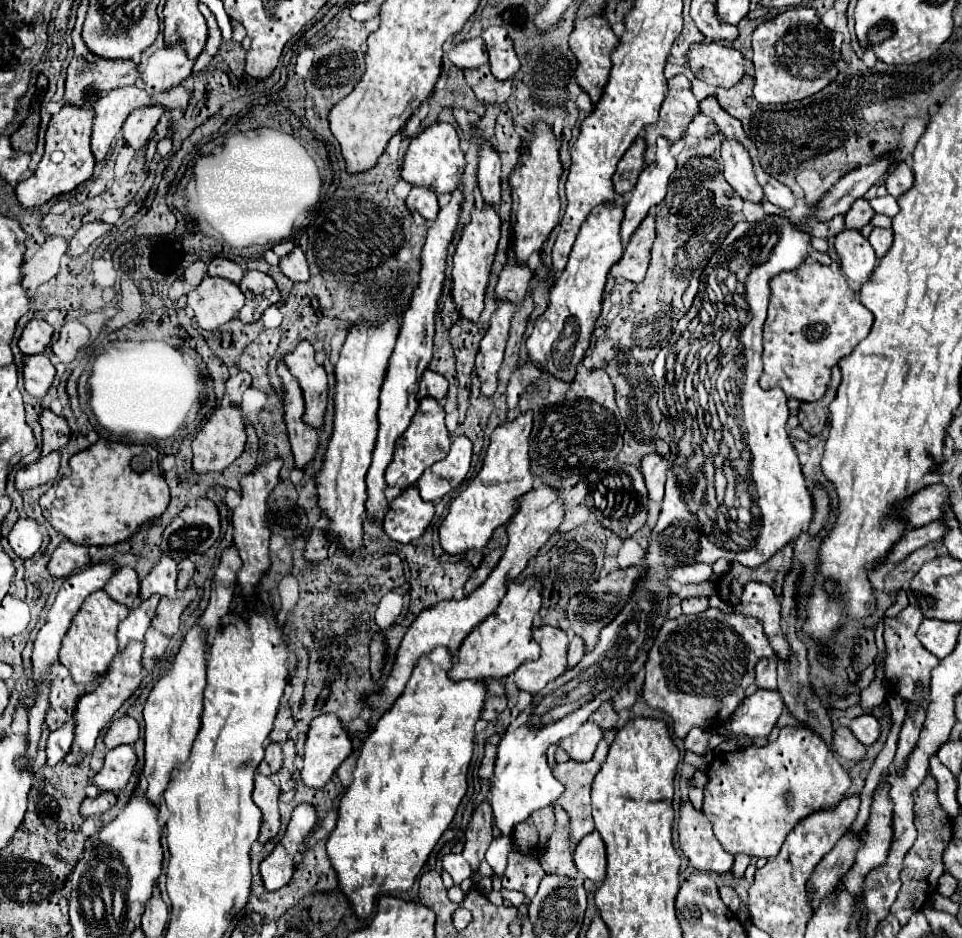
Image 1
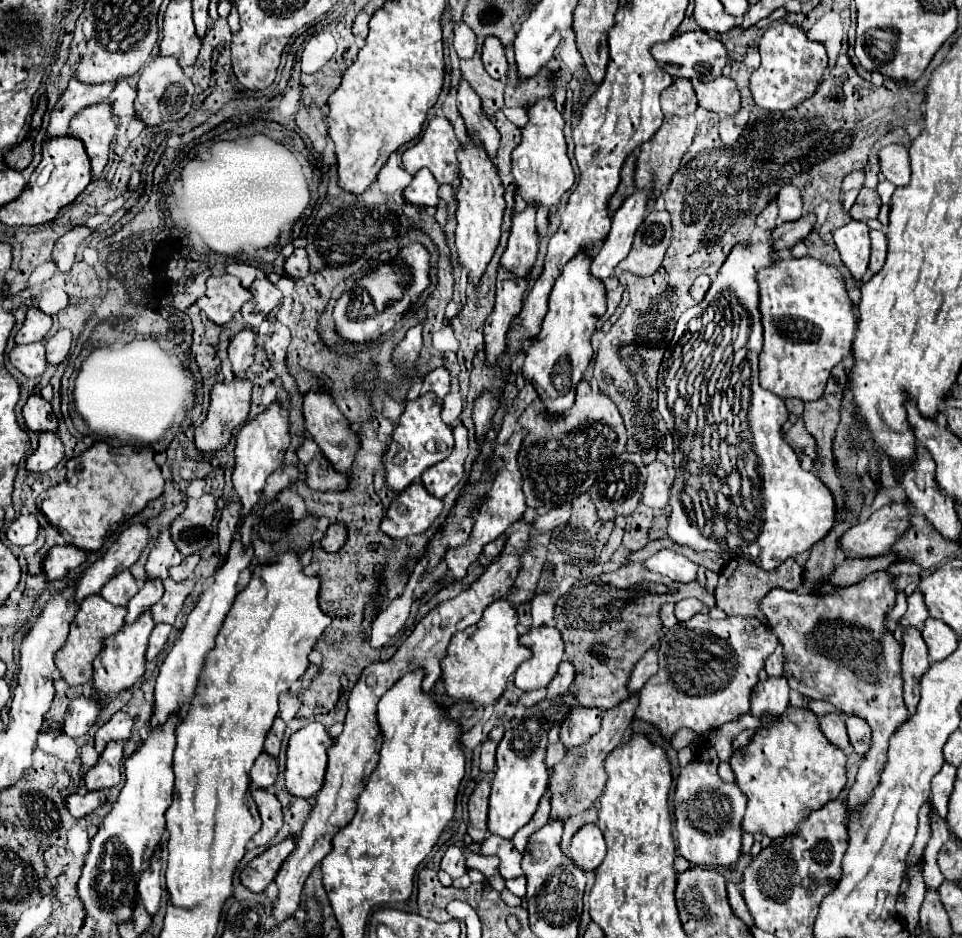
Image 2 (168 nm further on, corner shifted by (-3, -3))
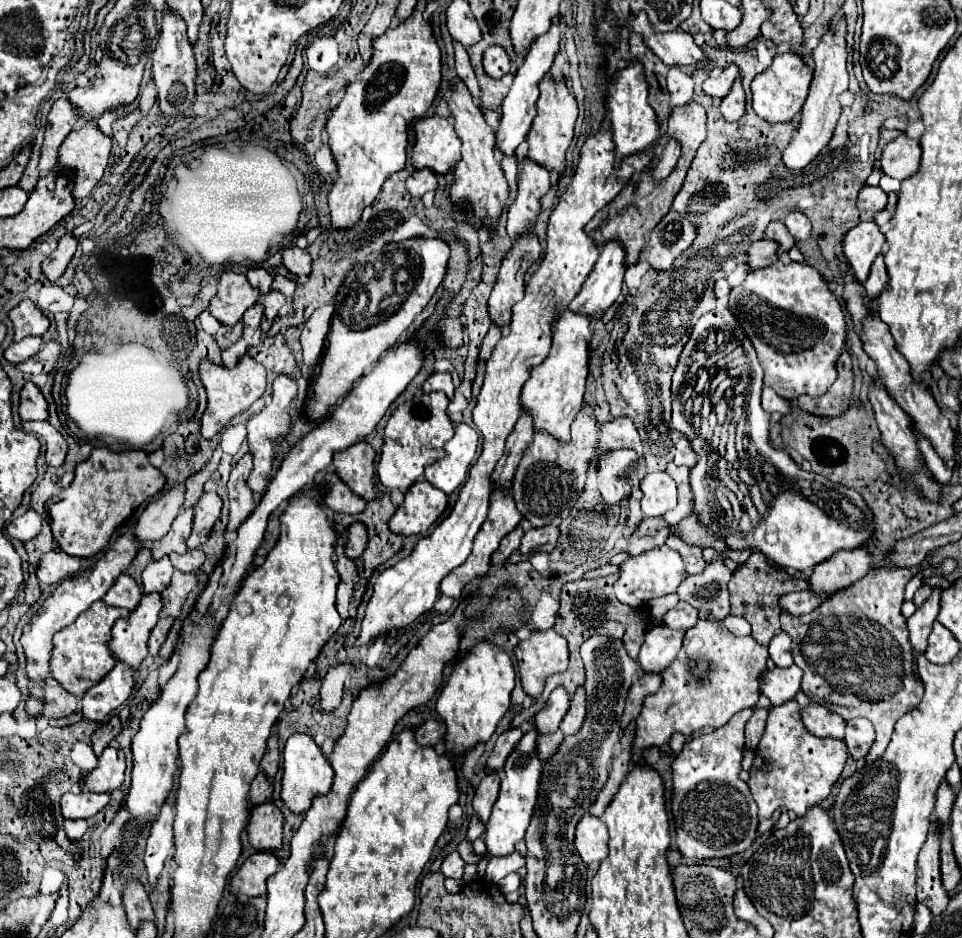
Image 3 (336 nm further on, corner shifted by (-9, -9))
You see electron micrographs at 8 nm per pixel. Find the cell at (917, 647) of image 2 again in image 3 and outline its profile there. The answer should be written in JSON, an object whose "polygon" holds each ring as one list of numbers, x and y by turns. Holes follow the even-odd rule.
{"polygon":[[934,589,932,597,920,609,916,609,916,613,908,619,910,645,912,645,912,655,914,655,914,677,918,677,916,657,926,653,926,647,928,647,928,635,932,633,932,625,938,615,938,601,940,601,940,589]]}

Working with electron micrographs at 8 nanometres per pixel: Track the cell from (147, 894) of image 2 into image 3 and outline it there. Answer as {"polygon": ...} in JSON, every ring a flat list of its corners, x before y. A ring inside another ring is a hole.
{"polygon":[[170,793,168,805,164,805,164,809,160,811,158,821,150,827,150,837,148,837,148,847,144,853,144,863,146,863,146,873,148,873,148,885,150,891,156,887,158,875,164,867,166,857,170,855,172,847,174,847,174,831,172,831,172,823,174,823,174,797,176,793]]}

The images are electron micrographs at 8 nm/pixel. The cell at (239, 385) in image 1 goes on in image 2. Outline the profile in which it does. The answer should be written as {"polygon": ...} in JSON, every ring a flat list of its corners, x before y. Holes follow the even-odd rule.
{"polygon":[[242,327,232,339,228,347,228,355,232,361,232,371,236,375,242,375,254,361,254,351,256,351,256,335,252,327]]}

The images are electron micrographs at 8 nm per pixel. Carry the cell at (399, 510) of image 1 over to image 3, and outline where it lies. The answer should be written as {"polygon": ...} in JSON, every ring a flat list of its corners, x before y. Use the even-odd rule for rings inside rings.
{"polygon":[[418,481,408,489,404,503,388,521,390,531,398,535,424,533,444,513,446,505,448,497,440,489,432,487,428,481]]}

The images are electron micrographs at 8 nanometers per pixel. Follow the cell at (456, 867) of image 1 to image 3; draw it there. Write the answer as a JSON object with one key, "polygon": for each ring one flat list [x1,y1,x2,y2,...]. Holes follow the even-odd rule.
{"polygon":[[452,851,444,863,442,863,442,873,444,877,452,877,452,879,460,879,462,877,462,871,464,871,464,861,460,857,458,851]]}

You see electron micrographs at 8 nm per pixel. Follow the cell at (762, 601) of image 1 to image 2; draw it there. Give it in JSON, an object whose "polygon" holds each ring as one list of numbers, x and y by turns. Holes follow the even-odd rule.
{"polygon":[[876,571,856,585,828,591,824,597,816,593,794,593,786,589,772,589,760,603,766,619,770,621,776,637,784,645,784,677,790,687,810,699,824,699,840,709,844,715,858,715,868,721,872,729,872,745,858,767,856,783,848,791,848,807,860,807,878,785,880,773,886,765,888,739,900,723,908,719,908,709,902,699,902,675,900,655,902,645,894,639,894,633,886,629,884,621,894,607,896,583,890,571]]}

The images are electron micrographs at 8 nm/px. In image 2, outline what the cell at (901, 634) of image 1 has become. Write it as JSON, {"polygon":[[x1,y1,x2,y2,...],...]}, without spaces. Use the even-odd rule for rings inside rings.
{"polygon":[[916,589,910,597,908,597,908,611,902,617,902,627,924,627,924,621,928,619,928,611,926,611,926,603,922,599,922,591]]}

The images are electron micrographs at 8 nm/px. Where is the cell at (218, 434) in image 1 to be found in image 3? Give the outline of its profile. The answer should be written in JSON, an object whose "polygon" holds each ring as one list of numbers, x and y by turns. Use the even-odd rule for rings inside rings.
{"polygon":[[246,355,238,361,238,365,234,369,204,363,200,367,200,379,202,379,206,393,208,393,208,409,202,415,202,437,204,439,212,439,214,435,218,435,228,425,228,421,232,417,248,411,252,407,252,403,266,389,266,369,258,361,254,361]]}

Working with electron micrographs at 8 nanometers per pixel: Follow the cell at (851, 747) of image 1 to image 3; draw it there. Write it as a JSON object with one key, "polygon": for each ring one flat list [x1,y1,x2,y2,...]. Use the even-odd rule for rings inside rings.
{"polygon":[[814,703,802,709,802,721,806,729,812,731,816,737,832,737,832,739,844,737,846,721,840,715,824,709,824,705]]}

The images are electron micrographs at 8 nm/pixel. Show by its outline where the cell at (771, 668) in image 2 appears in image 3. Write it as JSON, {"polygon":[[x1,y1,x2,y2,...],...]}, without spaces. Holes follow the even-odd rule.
{"polygon":[[782,631,780,635,776,635,770,645,768,645,768,651,770,651,770,659,776,663,776,667,780,669,788,669,794,665,792,661,792,653,790,653,790,643,792,639]]}

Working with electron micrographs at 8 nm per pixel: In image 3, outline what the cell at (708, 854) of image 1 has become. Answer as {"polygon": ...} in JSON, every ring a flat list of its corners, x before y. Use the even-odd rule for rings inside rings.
{"polygon":[[744,709,710,735,692,739,672,763,674,795,672,815,676,821,676,845,680,853,694,861,720,859,746,851,756,839,756,803,750,789,740,781,740,761,744,749,744,725,752,709]]}

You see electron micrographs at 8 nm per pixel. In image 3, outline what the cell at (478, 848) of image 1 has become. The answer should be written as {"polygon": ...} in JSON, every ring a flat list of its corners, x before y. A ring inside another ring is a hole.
{"polygon":[[492,771,488,773,478,789,476,789,476,795,474,795,474,801,472,801,472,807,476,811,476,815,480,817,480,821,486,825,488,819,490,819,490,813,492,813,492,807,498,799,498,787,500,787,500,781,502,781,502,771]]}

